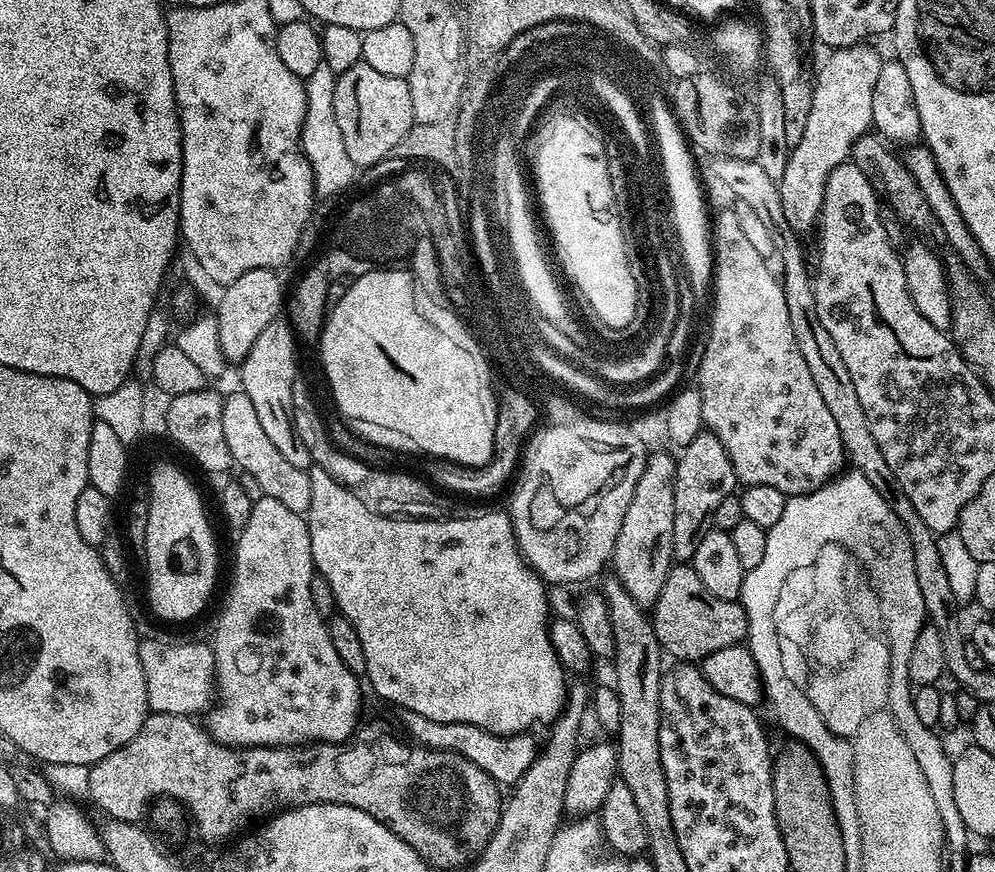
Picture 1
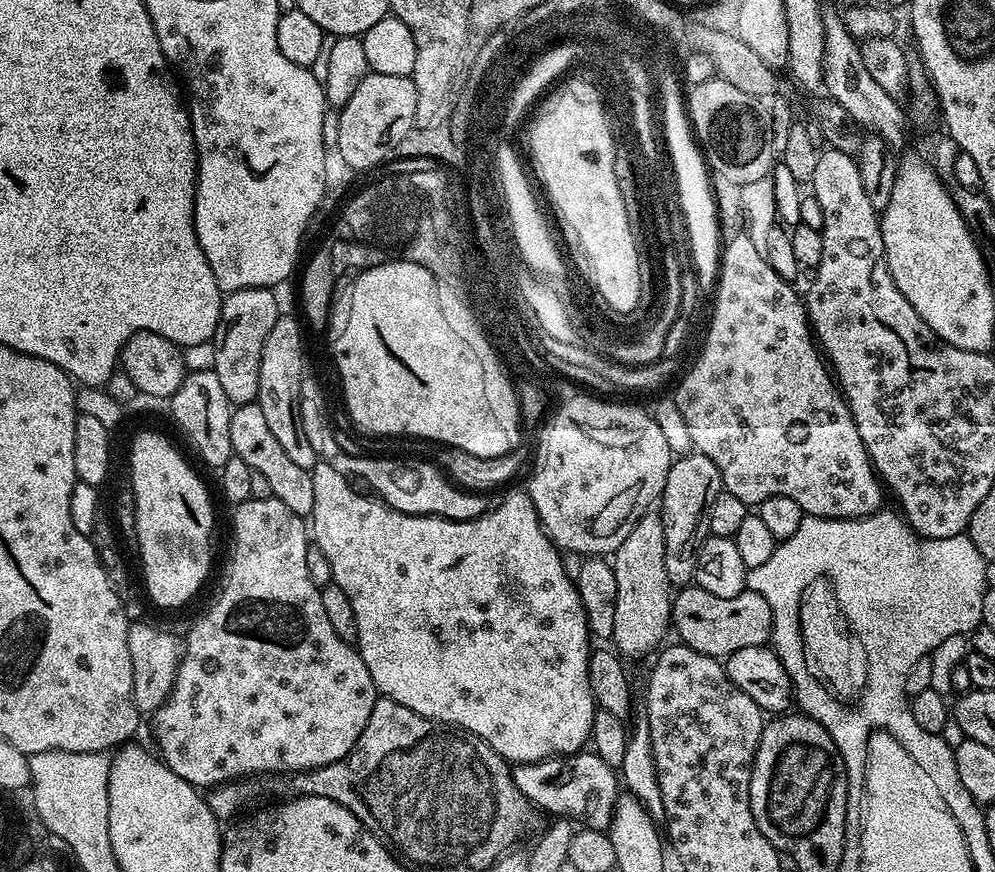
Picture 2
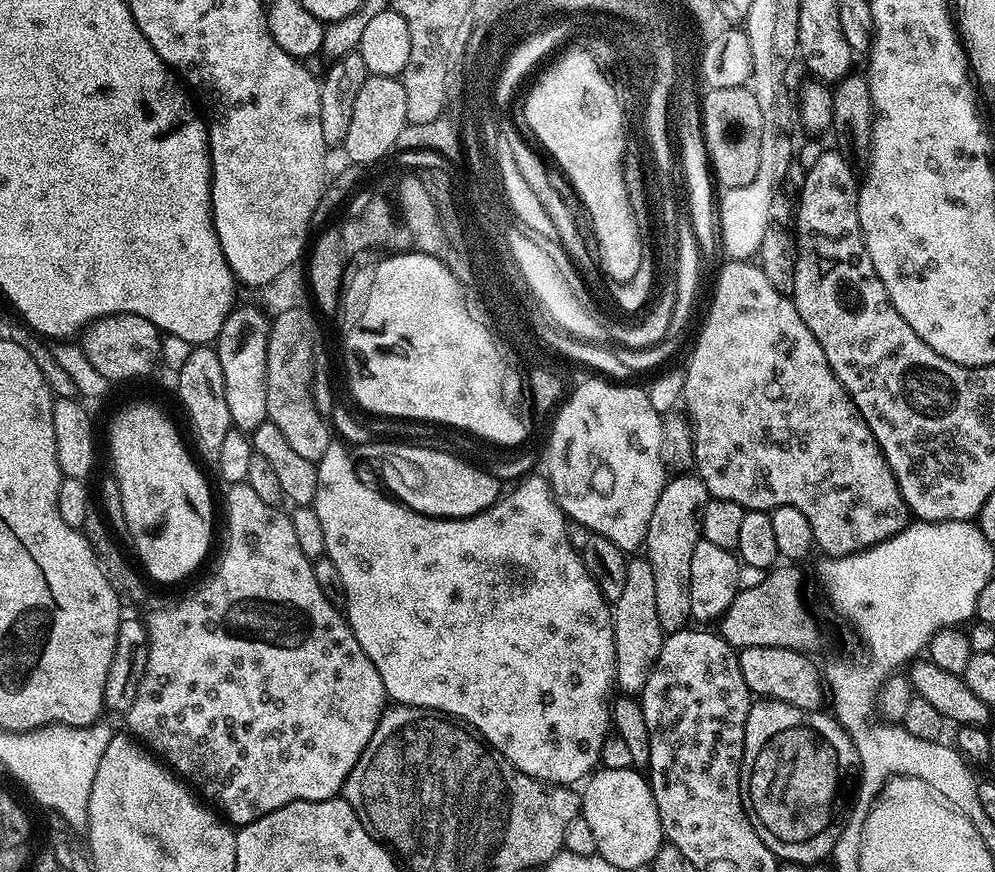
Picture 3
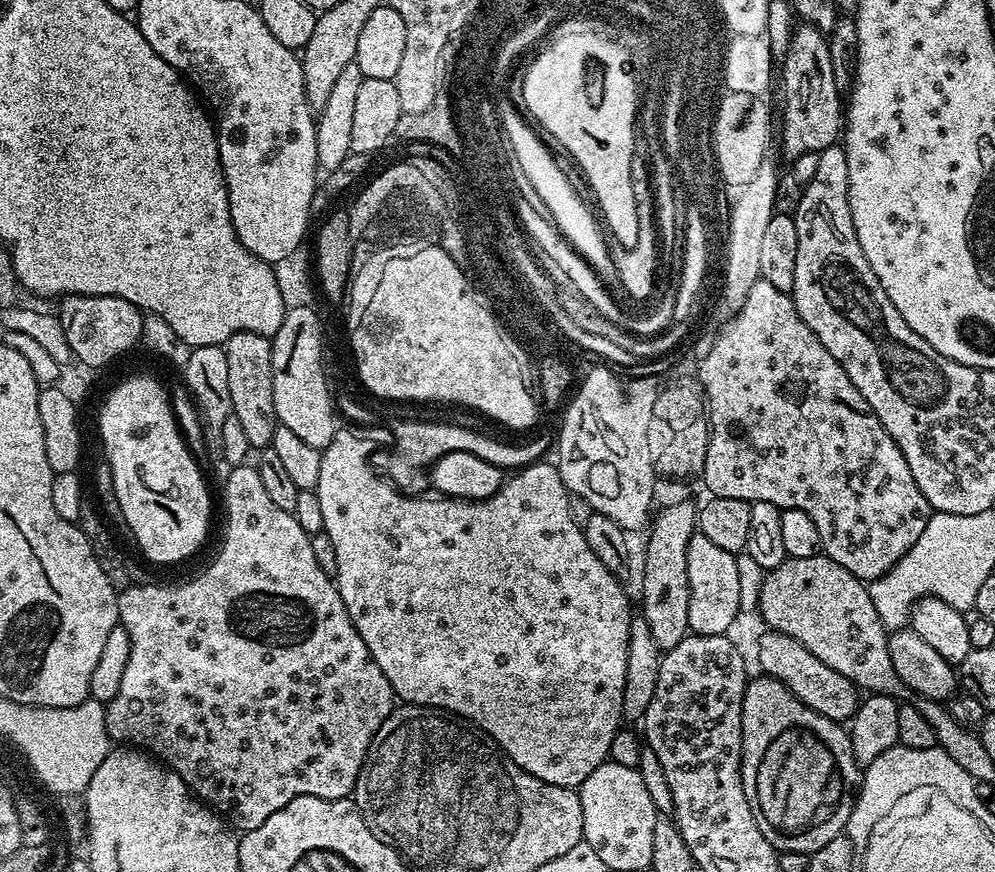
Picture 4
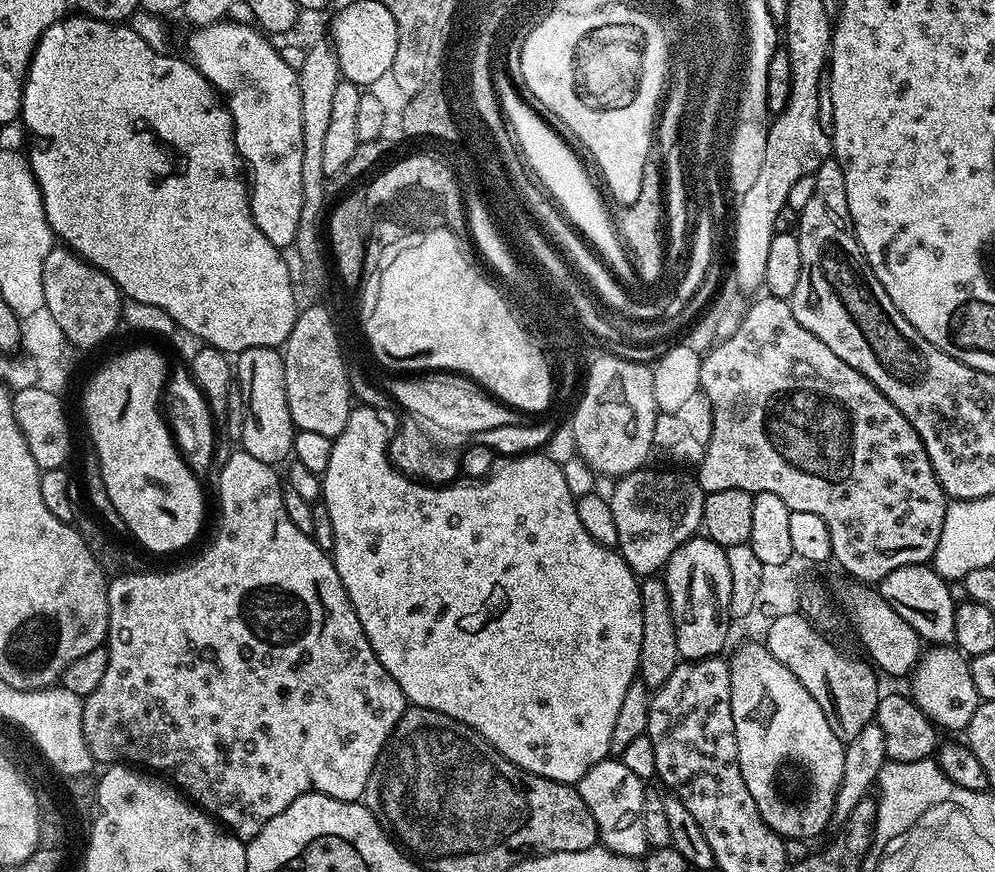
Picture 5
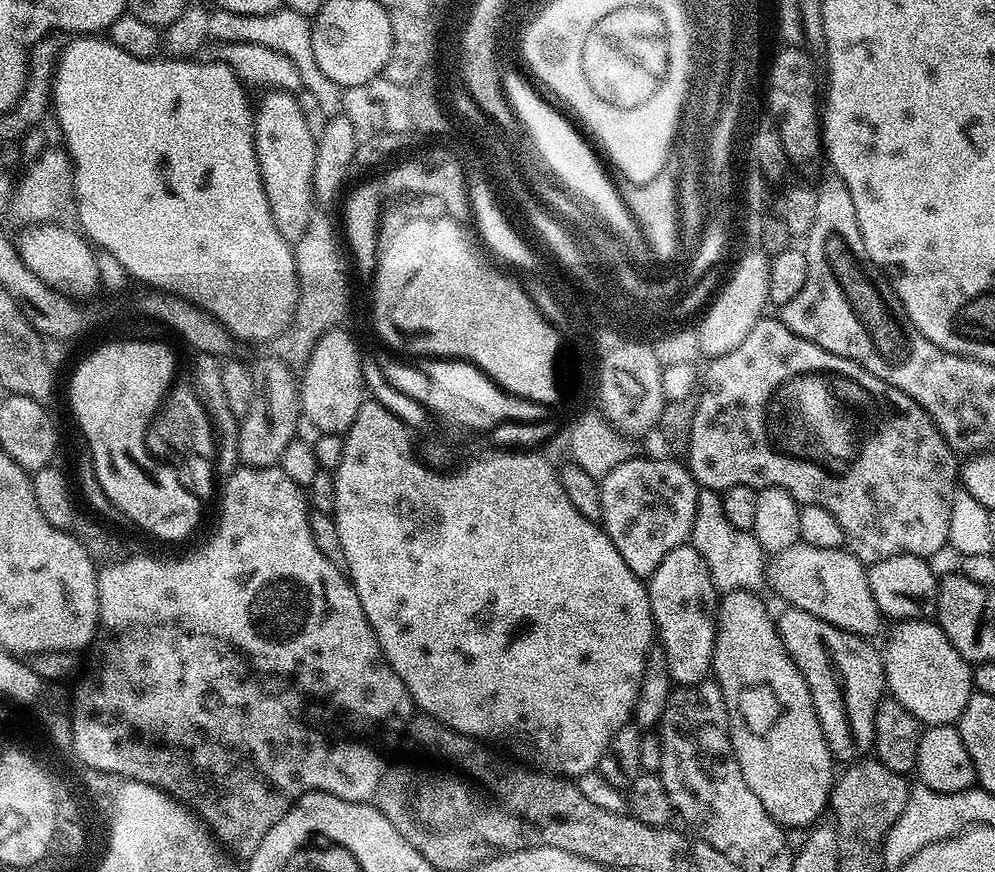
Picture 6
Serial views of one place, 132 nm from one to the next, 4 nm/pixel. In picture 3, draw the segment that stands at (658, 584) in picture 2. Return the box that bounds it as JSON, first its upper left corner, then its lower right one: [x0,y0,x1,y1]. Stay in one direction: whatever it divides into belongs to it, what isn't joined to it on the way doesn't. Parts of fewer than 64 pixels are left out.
[612,558,664,694]

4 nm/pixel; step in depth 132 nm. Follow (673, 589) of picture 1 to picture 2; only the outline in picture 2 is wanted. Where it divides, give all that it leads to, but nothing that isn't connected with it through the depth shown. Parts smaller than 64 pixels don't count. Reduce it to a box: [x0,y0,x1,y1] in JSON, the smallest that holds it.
[671,586,772,658]

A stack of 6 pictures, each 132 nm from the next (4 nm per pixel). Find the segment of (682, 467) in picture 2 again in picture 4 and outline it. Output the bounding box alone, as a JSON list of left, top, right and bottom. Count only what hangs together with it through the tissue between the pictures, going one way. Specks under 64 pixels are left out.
[638,500,698,653]

